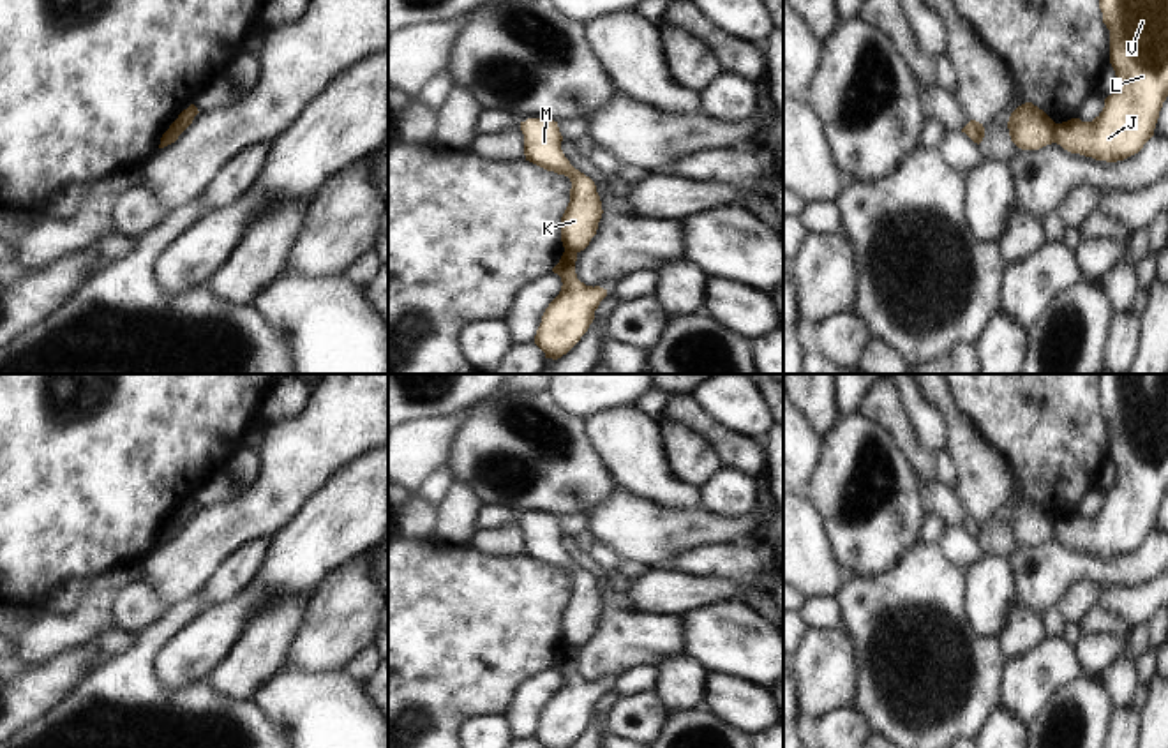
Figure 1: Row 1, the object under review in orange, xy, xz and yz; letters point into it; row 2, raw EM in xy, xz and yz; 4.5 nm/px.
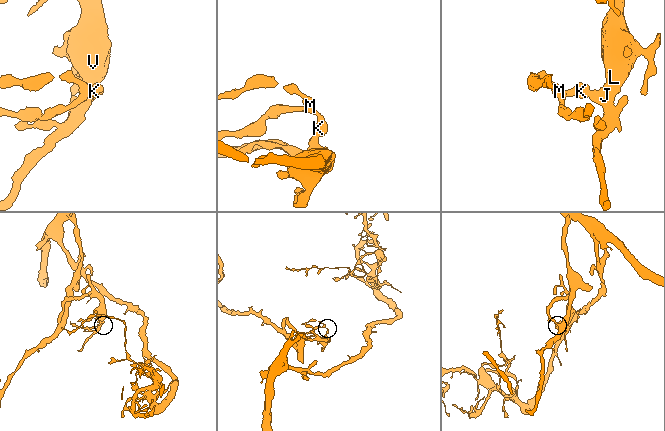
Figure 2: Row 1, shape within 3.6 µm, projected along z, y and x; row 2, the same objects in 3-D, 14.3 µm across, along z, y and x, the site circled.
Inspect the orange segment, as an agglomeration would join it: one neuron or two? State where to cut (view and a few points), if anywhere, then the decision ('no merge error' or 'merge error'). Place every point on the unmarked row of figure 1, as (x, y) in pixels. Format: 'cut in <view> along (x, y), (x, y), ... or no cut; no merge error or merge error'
cut in yz along (1057, 519), (1054, 537); merge error

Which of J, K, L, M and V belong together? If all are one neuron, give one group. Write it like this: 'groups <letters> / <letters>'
groups J L V / K M

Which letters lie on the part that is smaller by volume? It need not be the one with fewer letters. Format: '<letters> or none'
K, M

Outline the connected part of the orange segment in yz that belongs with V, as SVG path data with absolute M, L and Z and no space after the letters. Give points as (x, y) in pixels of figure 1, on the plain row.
M1099 374L1099 404L1110 425L1117 482L1092 517L1057 519L1055 538L1071 549L1117 557L1138 549L1154 531L1168 492L1168 374Z

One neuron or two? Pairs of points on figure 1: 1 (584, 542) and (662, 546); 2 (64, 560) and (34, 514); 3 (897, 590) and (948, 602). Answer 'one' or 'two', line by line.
1: two
2: one
3: one

